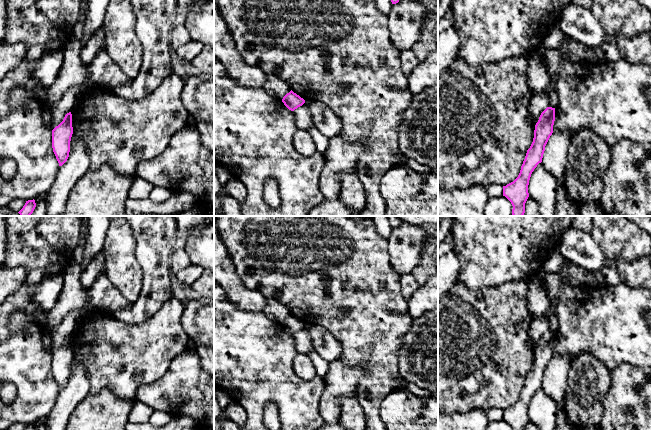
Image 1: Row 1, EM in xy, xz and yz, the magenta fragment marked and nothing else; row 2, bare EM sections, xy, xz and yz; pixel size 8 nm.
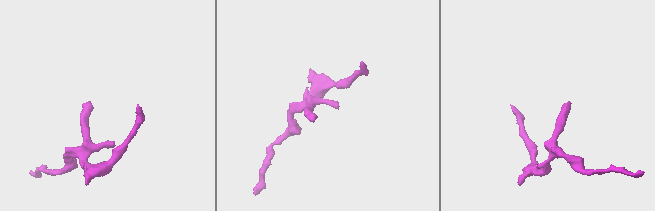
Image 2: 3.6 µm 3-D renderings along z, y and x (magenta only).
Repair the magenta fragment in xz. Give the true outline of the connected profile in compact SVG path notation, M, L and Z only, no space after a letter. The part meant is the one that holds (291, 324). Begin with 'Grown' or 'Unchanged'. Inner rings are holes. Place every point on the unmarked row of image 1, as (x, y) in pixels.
Grown. M266 298L263 313L272 321L281 324L291 335L305 327L305 324L294 317L290 310L275 299Z

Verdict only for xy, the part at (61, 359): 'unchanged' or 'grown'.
grown

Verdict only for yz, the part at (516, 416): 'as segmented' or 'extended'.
extended

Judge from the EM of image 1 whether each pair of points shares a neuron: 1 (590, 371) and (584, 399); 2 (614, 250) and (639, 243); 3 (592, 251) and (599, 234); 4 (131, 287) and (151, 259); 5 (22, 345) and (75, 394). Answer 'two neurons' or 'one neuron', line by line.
1: one neuron
2: one neuron
3: two neurons
4: two neurons
5: two neurons

